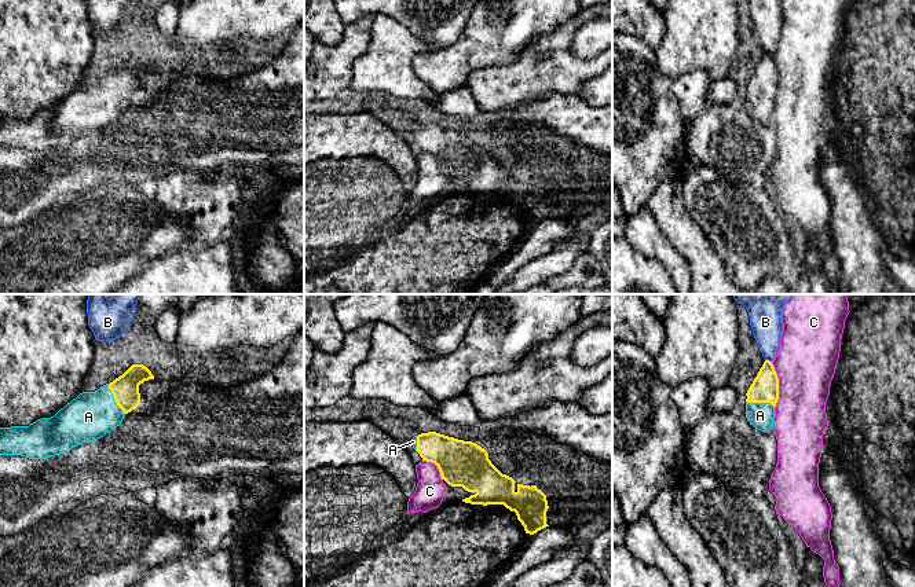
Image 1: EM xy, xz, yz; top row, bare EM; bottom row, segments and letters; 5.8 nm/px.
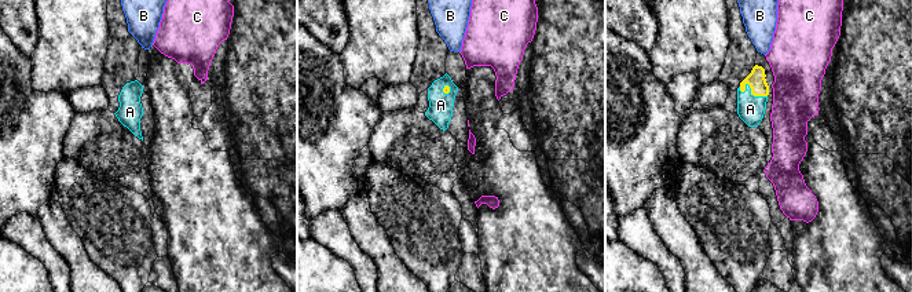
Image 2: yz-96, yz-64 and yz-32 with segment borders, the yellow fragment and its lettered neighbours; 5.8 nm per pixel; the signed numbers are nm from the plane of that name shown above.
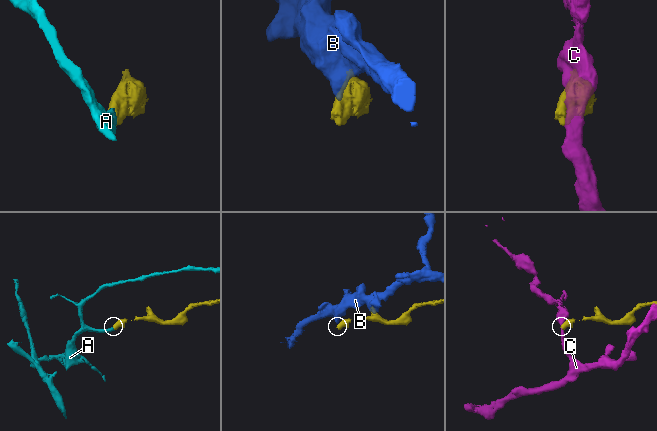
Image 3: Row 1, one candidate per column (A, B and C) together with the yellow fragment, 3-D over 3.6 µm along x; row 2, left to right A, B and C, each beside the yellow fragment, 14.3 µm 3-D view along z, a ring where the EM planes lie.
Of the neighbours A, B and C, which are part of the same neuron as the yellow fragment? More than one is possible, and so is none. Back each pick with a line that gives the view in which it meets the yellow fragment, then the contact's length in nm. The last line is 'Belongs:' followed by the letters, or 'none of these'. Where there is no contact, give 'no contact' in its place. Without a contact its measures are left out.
A: meets yellow in xy; contact 200 nm long
Belongs: A

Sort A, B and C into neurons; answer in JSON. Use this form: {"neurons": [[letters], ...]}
{"neurons": [["A"], ["B"], ["C"]]}

